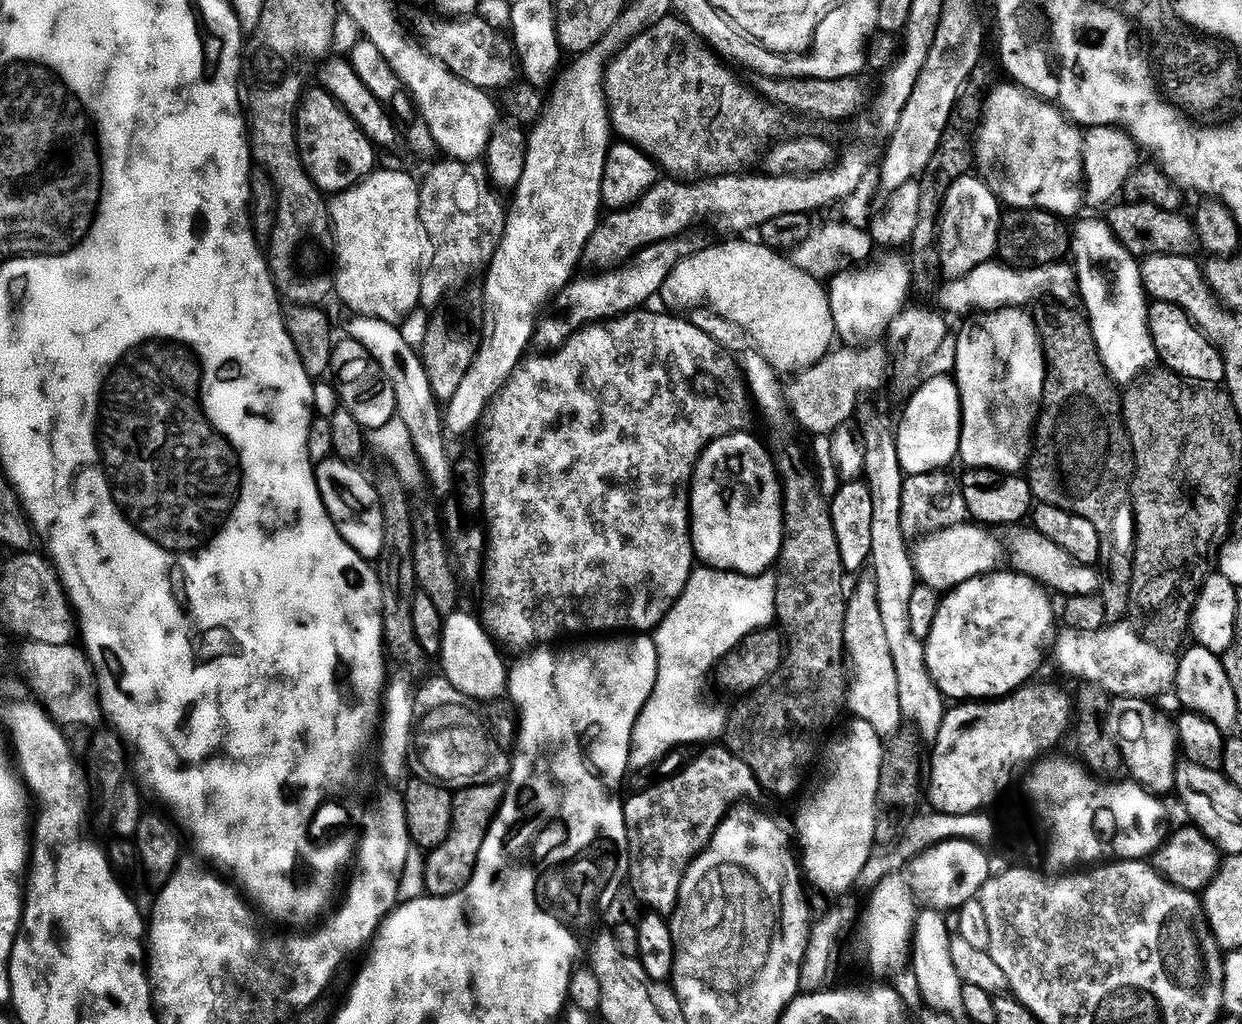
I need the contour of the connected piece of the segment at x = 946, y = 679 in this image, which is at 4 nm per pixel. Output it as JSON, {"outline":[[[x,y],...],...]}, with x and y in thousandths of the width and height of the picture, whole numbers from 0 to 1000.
{"outline":[[[799,561],[795,564],[779,566],[773,573],[770,574],[766,580],[761,581],[760,587],[757,590],[757,595],[754,598],[754,603],[750,605],[750,614],[746,620],[746,632],[744,642],[747,647],[747,653],[750,659],[750,665],[753,666],[755,674],[764,685],[800,685],[803,682],[814,679],[819,672],[822,672],[832,663],[831,660],[837,652],[837,647],[841,645],[841,633],[846,634],[849,629],[849,616],[847,617],[847,586],[845,575],[825,562],[820,561]]]}

